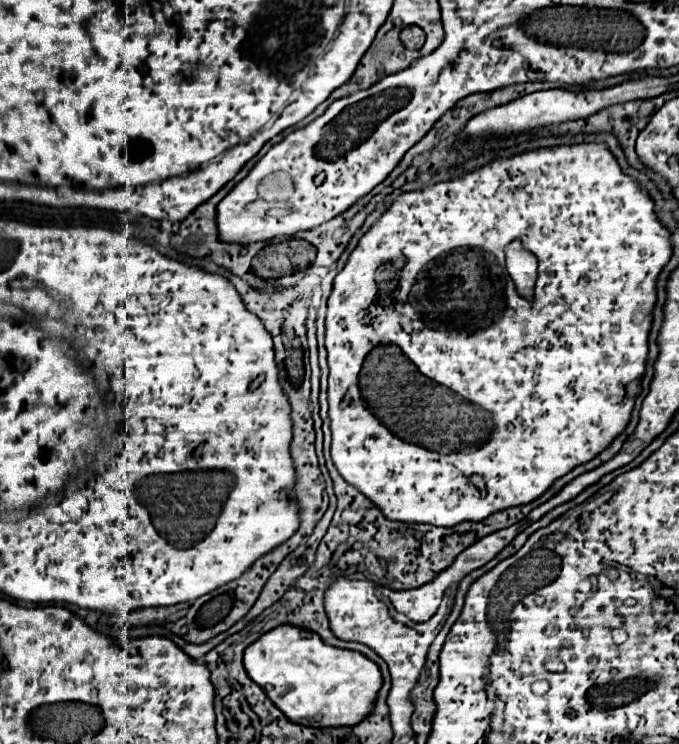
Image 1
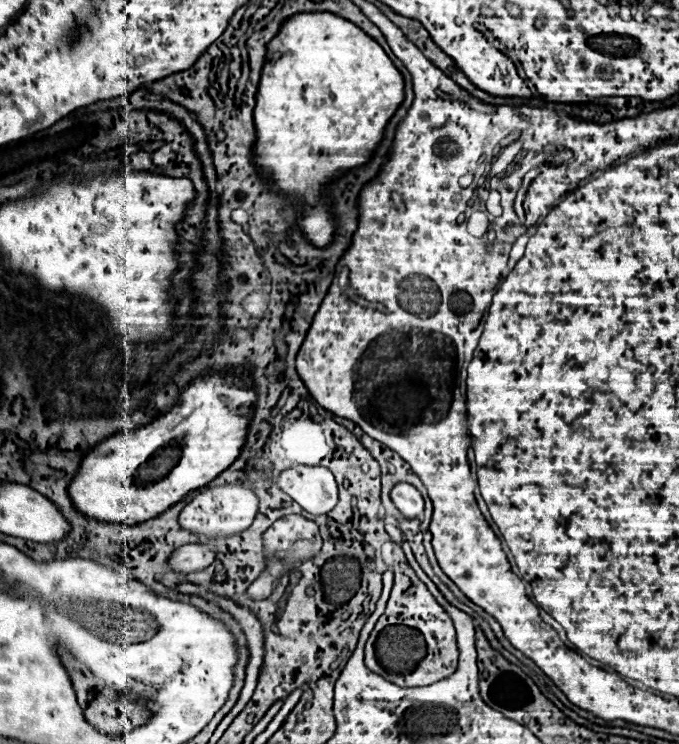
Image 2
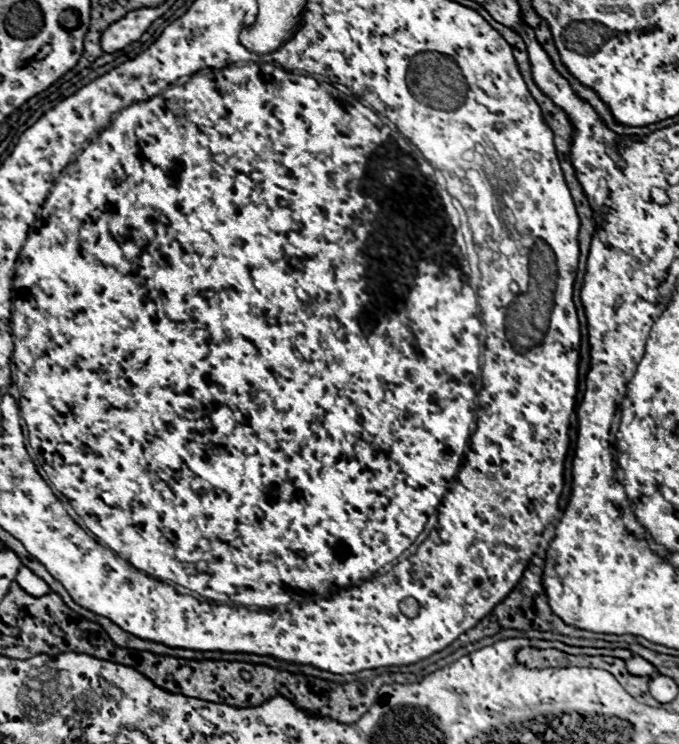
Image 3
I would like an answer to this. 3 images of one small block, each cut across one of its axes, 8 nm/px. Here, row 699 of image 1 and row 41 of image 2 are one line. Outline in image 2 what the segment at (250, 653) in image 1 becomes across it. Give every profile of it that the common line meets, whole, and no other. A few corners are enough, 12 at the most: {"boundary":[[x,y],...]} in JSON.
{"boundary":[[298,12],[268,42],[254,162],[306,202],[370,160],[404,100],[376,40]]}

